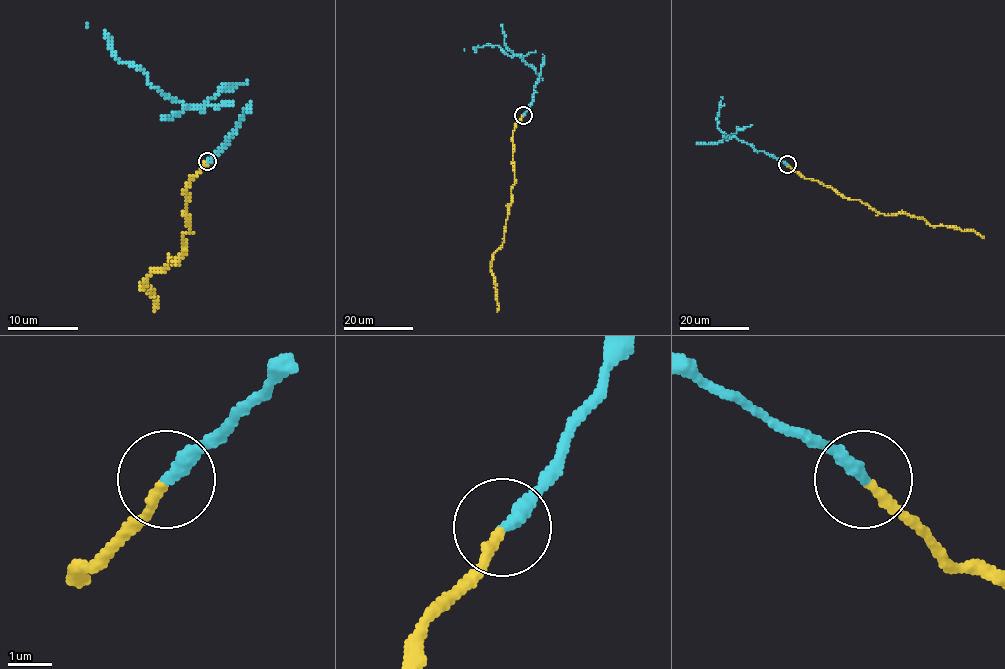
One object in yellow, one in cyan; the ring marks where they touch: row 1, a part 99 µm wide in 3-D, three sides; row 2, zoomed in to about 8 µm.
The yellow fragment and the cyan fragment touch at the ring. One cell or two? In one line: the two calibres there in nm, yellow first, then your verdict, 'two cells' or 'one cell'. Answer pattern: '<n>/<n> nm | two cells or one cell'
220/340 nm | two cells

